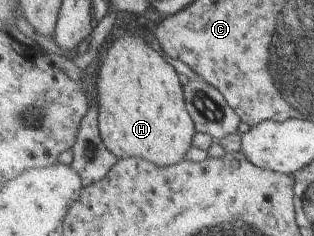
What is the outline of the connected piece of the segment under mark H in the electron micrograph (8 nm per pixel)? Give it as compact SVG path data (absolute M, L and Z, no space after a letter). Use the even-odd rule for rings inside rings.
M133 33L114 37L109 47L105 49L95 81L103 143L117 159L142 157L157 167L181 163L194 146L196 125L187 109L177 69L143 37Z

